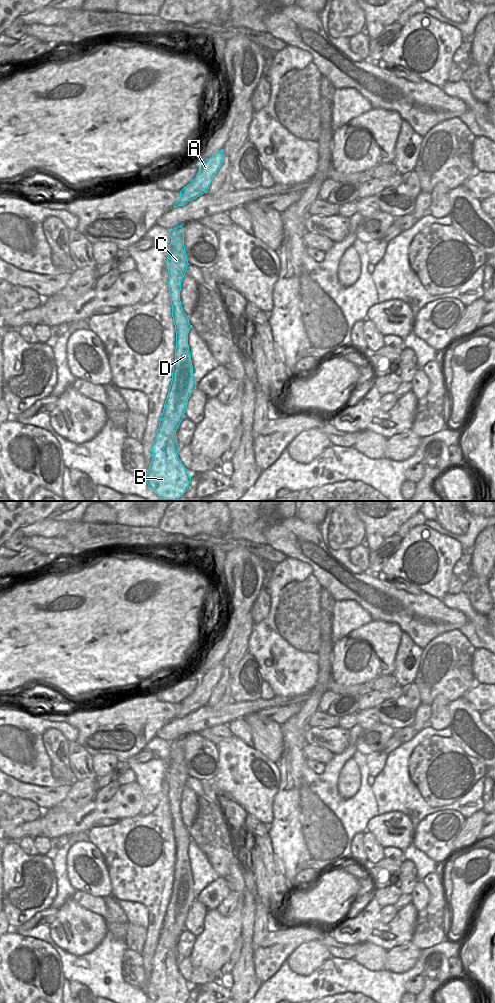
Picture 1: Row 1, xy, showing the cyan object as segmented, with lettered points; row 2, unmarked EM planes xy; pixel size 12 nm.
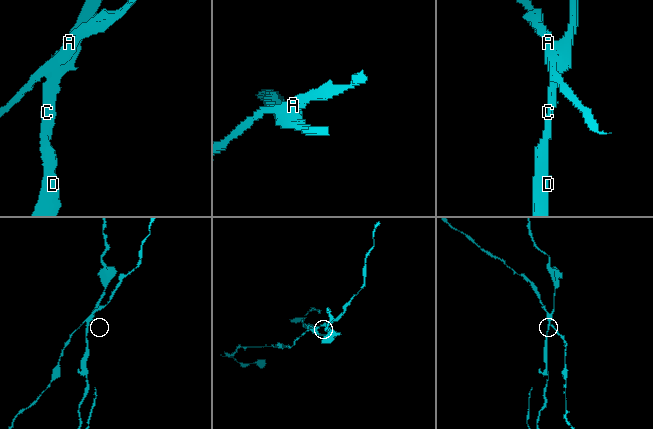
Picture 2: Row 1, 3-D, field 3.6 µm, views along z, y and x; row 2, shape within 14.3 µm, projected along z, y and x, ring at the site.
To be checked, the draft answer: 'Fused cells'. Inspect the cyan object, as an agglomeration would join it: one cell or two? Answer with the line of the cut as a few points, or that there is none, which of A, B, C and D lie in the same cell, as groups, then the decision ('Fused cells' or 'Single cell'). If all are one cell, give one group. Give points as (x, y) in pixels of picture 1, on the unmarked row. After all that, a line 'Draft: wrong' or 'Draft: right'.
Split along xy (188, 712), (183, 712), (180, 717). Groups: A / B C D. Fused cells
Draft: right

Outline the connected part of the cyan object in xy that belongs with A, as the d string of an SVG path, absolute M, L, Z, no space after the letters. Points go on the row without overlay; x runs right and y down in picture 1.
M220 663L198 677L199 684L192 694L180 703L180 710L175 714L174 720L181 718L181 714L184 712L192 713L207 705L214 687L223 675L223 670L223 663Z

